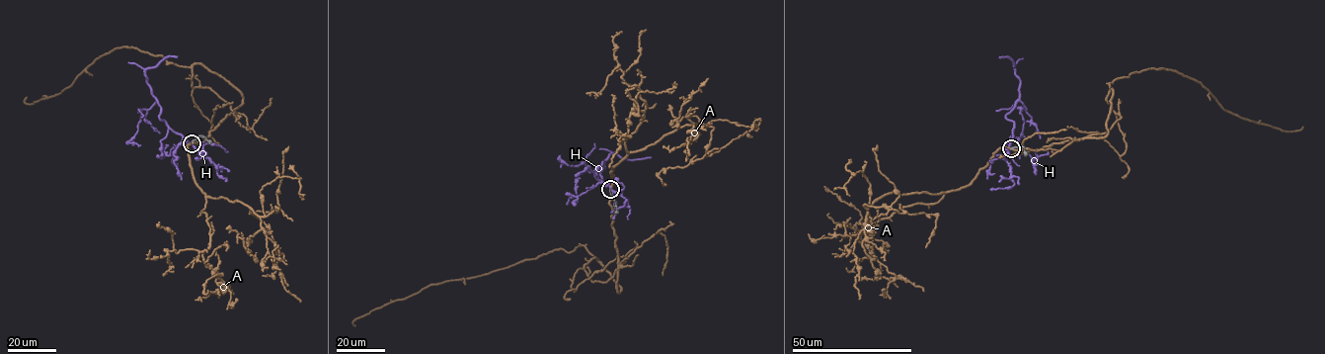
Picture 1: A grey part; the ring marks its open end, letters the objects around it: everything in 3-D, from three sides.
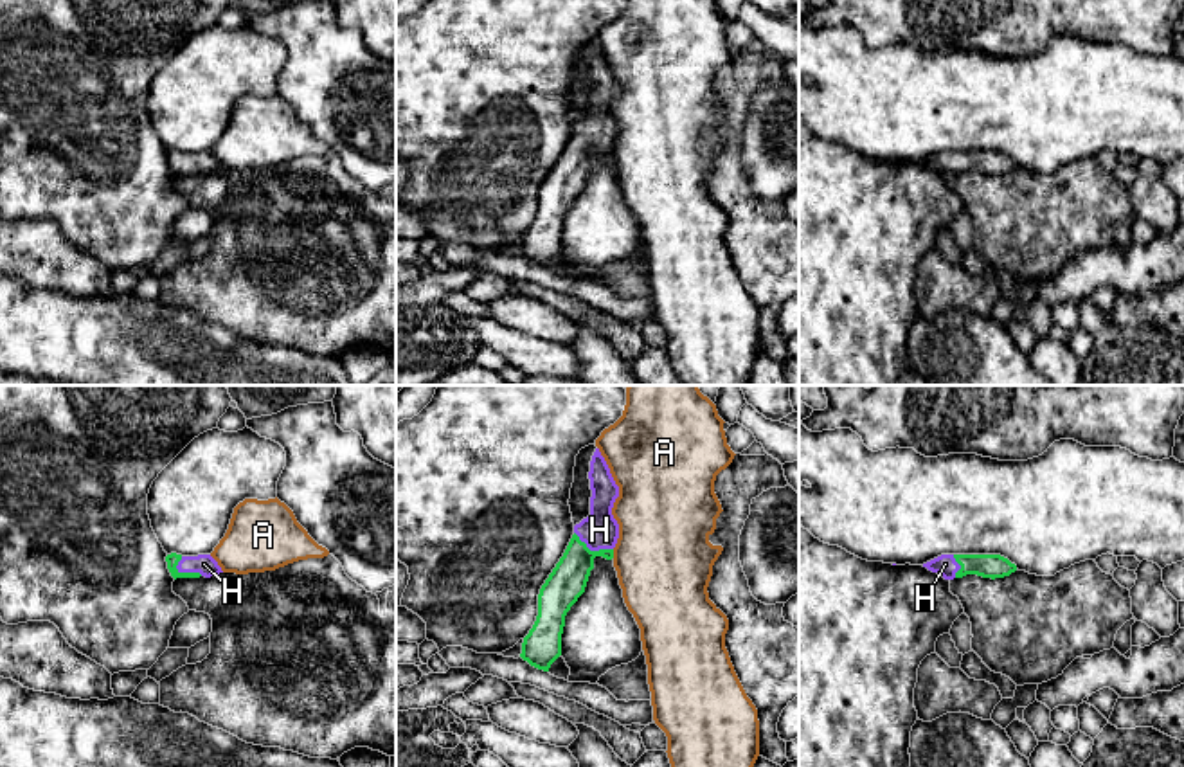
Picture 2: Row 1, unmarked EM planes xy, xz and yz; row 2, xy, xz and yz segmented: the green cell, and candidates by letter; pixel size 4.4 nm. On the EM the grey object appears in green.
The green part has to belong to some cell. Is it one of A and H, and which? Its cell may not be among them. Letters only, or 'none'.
H

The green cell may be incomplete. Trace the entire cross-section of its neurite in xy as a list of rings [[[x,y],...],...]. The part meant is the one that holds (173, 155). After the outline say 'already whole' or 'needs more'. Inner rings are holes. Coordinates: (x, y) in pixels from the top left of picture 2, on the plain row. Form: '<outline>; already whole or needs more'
[[[171,149],[166,153],[167,166],[171,173],[176,175],[211,175],[218,173],[221,164],[211,151],[198,151],[198,153],[182,153],[176,149]]]; needs more

